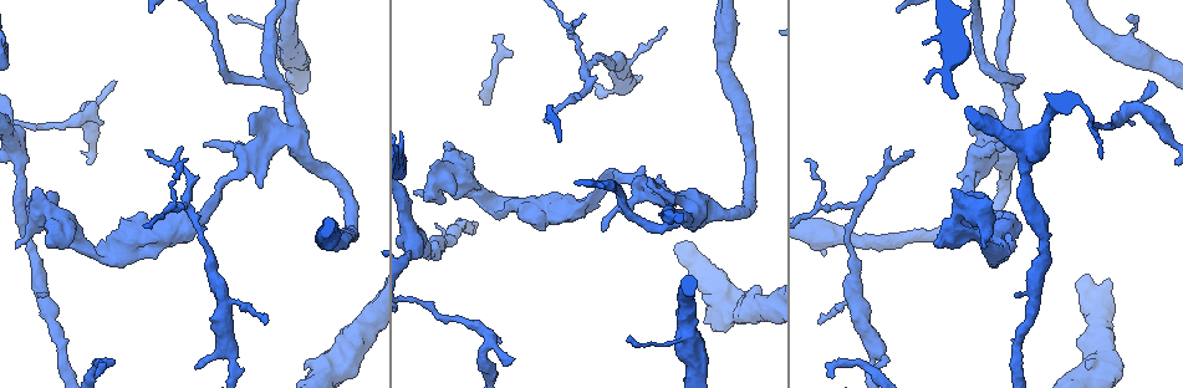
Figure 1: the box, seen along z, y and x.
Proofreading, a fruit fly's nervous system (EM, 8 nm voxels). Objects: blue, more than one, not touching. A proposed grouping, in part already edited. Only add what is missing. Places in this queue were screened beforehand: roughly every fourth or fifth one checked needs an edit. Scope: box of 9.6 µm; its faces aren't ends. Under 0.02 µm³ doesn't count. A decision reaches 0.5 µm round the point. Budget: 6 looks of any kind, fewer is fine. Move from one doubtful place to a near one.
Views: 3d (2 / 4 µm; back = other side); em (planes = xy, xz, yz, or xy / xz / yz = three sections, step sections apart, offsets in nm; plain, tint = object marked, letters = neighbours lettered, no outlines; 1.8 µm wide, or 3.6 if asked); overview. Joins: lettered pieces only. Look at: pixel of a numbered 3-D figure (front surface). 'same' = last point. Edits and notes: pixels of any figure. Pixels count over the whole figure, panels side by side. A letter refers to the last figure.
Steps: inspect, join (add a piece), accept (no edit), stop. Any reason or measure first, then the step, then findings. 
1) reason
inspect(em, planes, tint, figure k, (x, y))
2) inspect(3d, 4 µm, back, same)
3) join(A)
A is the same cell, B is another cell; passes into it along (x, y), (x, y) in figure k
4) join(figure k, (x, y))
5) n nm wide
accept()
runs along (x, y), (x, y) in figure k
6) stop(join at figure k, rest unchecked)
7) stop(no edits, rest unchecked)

tapers out
inspect(em, xz, step 8, letters, figure 1, (180, 145))

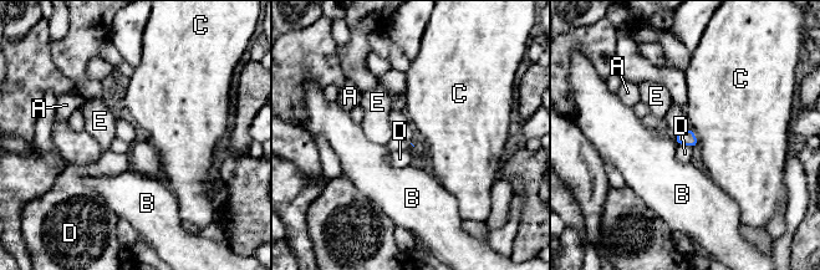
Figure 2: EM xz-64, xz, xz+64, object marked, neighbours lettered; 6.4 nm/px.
accept()
A, B, C, D and E are other cells; border along (678, 143), (692, 146), (696, 149) in figure 2; no lettered piece goes on from it

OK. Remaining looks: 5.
calibre changes
inspect(em, xz, step 16, tint, figure 1, (199, 222))

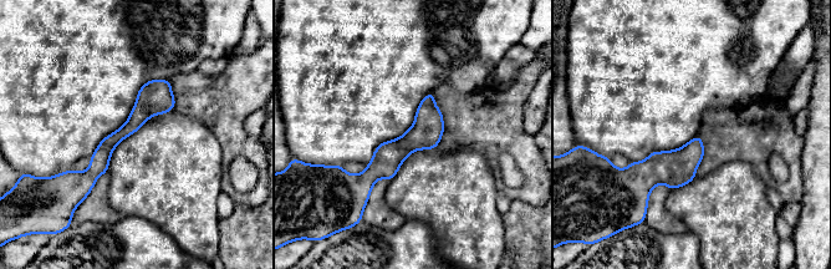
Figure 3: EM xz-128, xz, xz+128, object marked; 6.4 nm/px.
inspect(em, planes, letters, same)

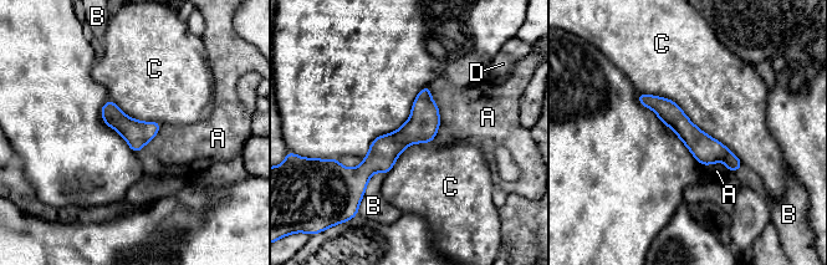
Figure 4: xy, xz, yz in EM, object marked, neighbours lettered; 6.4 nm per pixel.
170 nm wide; C touches over 800 nm
accept()
A, B, C and D are other cells; none of them fits

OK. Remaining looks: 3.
abrupt turn
inspect(3d, 4 µm, figure 1, (856, 208))

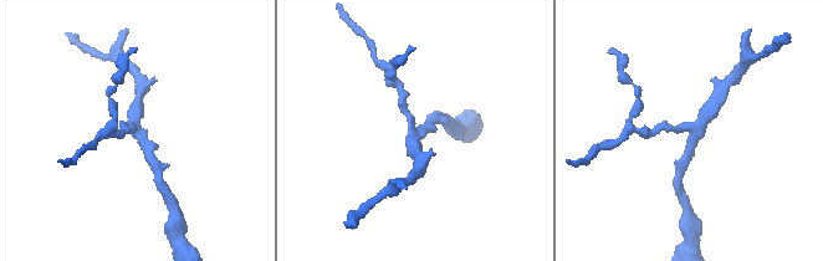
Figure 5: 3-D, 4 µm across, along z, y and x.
shape alone is not enough
inspect(em, planes, tint, figure 5, (697, 135))

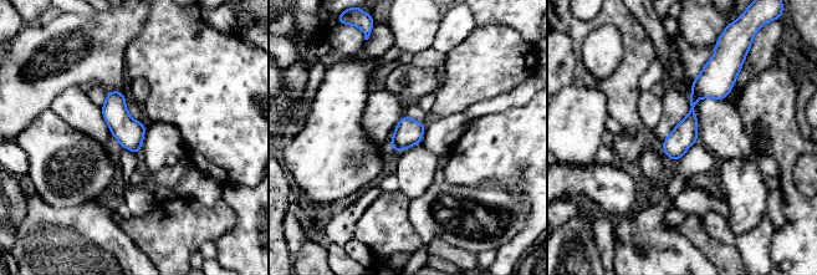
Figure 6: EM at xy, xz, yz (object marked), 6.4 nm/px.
inspect(em, planes, letters, same)

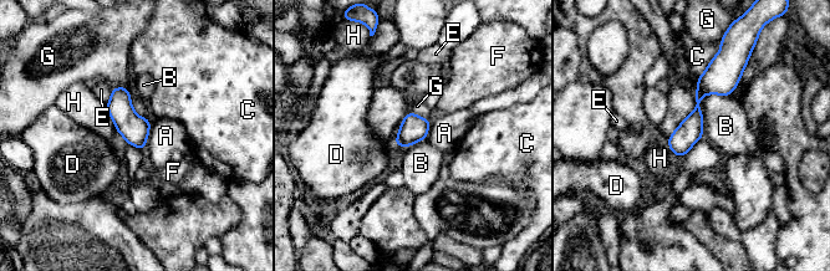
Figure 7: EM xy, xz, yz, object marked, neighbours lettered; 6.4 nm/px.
accept()
A, B, C, D, E, F, G and H are other cells; border along (729, 95), (702, 97), (702, 136) in figure 7; none of them fits

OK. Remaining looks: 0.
stop(no edits, rest unchecked)

